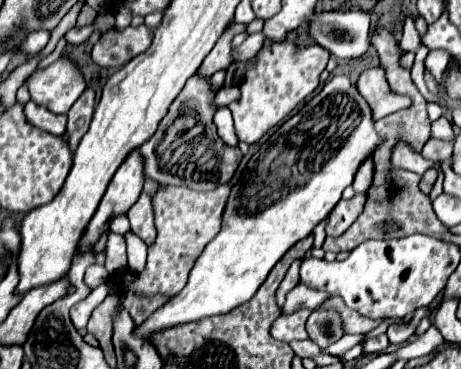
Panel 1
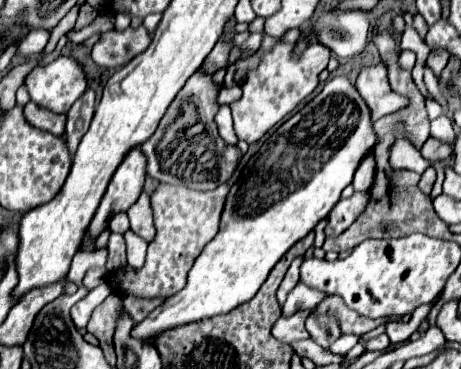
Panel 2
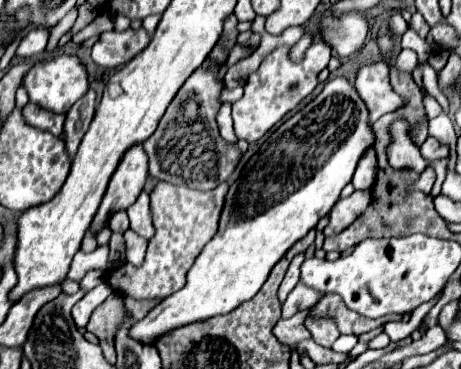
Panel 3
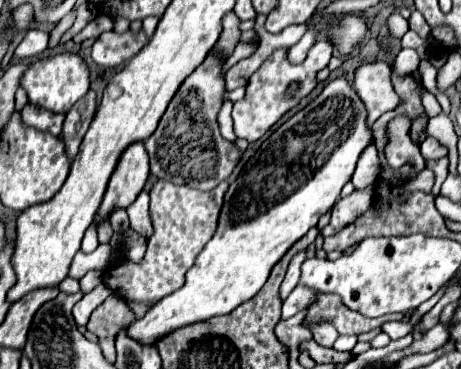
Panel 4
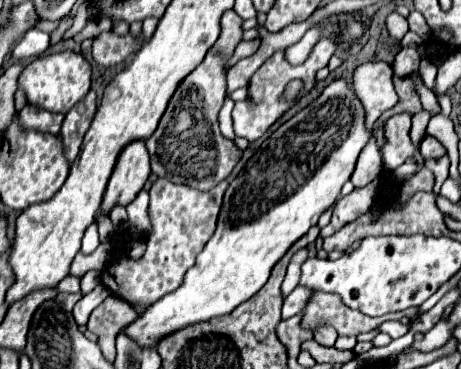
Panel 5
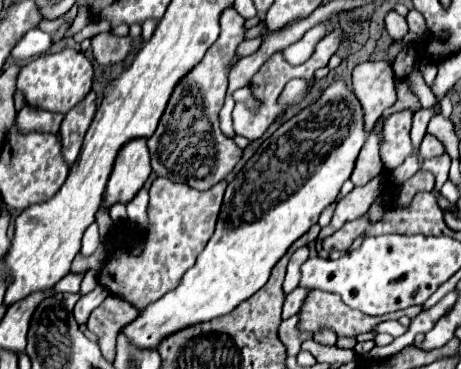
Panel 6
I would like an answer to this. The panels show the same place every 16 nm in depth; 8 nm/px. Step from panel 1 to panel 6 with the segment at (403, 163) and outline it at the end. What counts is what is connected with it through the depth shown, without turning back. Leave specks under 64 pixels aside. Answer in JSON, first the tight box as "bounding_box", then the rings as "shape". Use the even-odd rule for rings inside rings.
{"bounding_box":[380,110,414,170],"shape":[[[410,110],[392,114],[384,124],[384,142],[380,146],[380,154],[388,170],[398,168],[414,152],[410,142],[410,124],[412,124]]]}

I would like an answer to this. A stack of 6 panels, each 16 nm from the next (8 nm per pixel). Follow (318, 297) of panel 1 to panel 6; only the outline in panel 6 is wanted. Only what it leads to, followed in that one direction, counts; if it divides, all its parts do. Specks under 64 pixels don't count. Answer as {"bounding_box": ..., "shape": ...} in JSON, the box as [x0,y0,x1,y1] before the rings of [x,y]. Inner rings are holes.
{"bounding_box":[282,286,310,320],"shape":[[[296,286],[296,288],[286,296],[286,300],[284,300],[284,308],[282,308],[282,318],[284,318],[284,320],[300,312],[300,308],[304,306],[304,300],[306,300],[308,292],[310,292],[308,288]]]}

